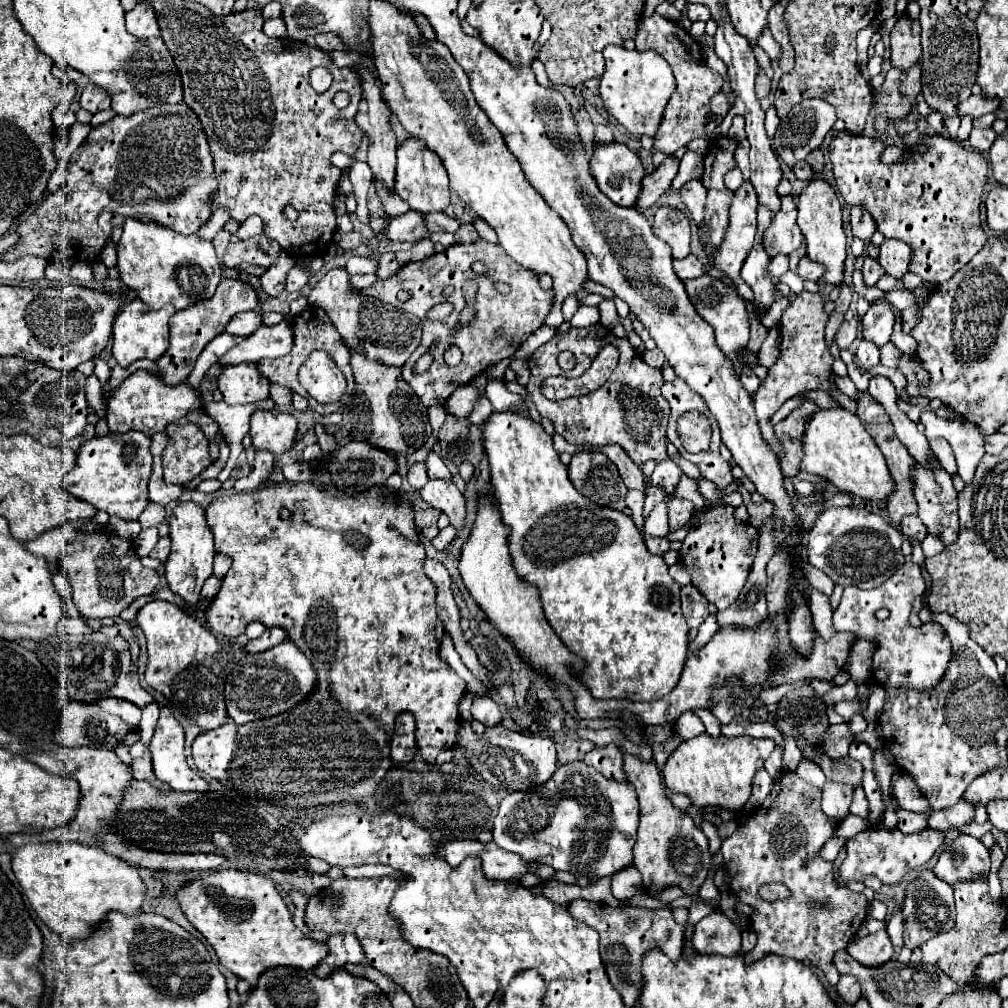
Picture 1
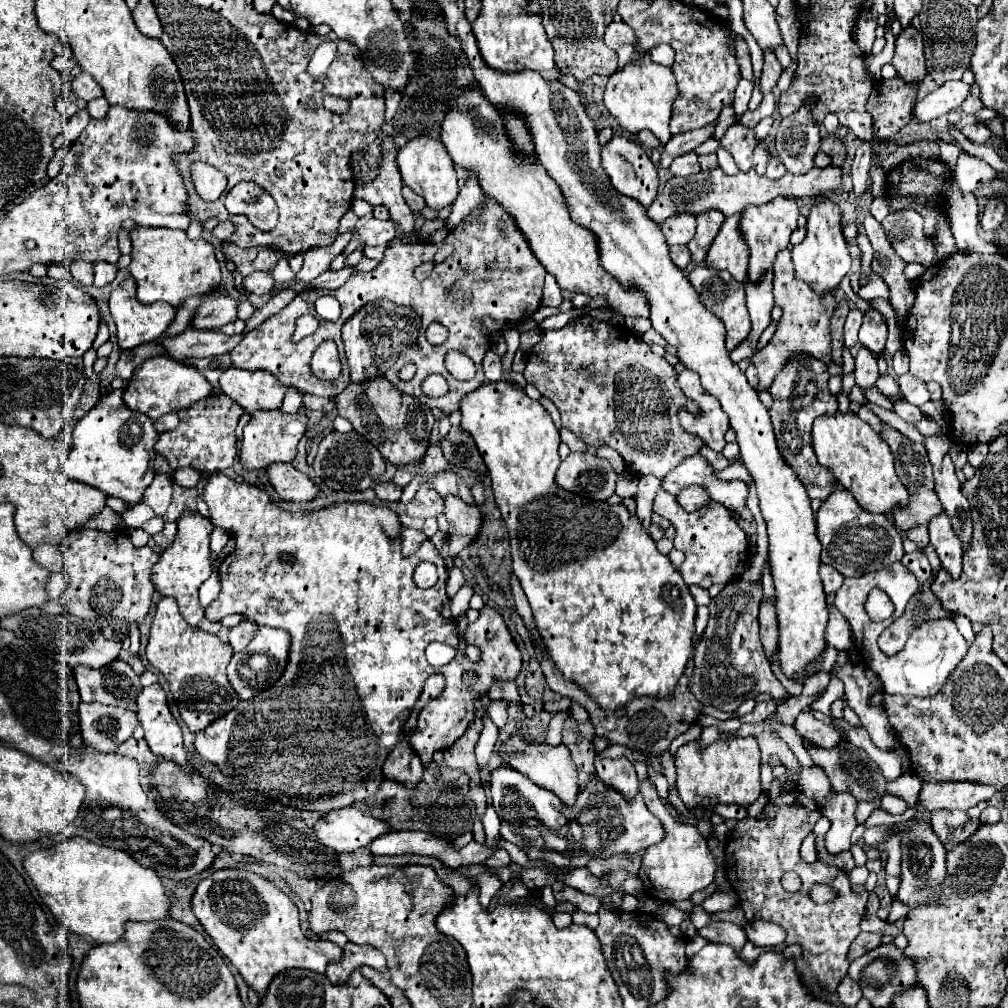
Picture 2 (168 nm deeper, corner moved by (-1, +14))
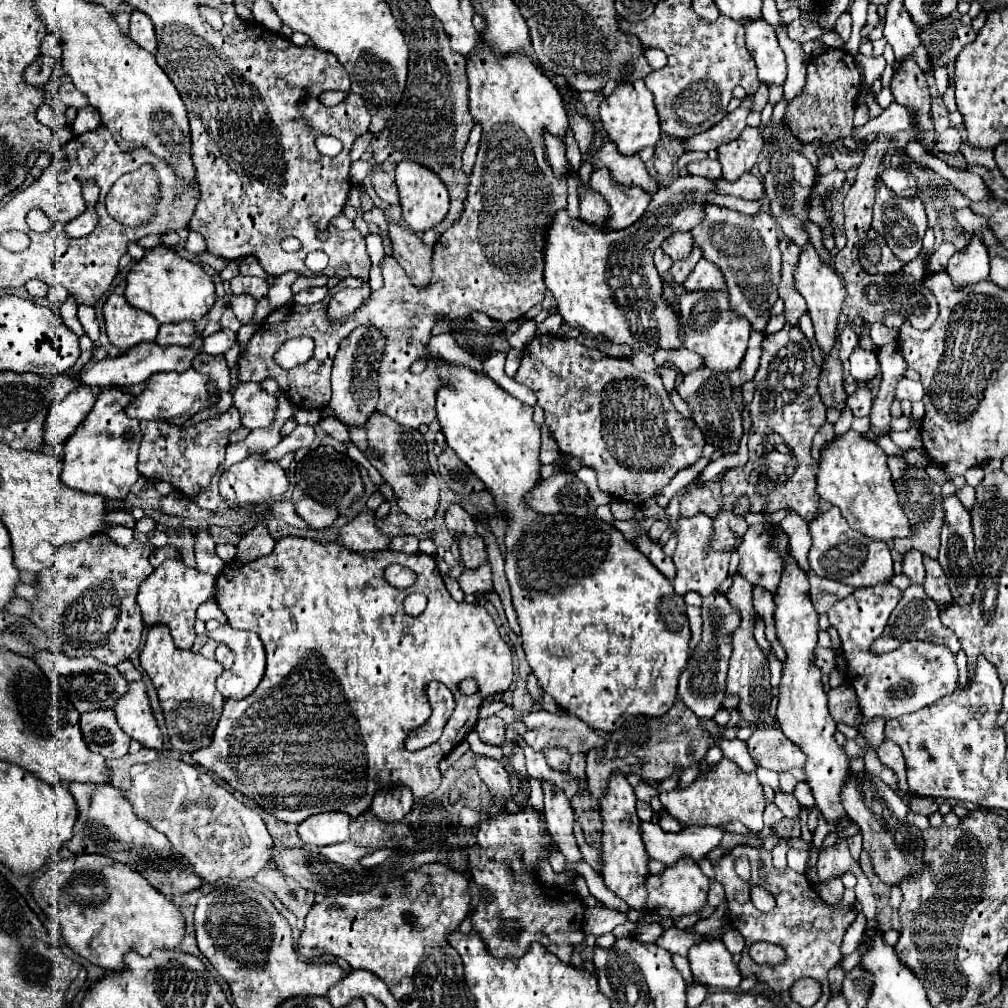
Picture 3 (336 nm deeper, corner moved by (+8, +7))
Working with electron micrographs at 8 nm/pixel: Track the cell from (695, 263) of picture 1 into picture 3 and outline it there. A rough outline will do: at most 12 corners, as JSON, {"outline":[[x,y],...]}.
{"outline":[[663,249],[655,251],[655,267],[667,277],[673,259]]}

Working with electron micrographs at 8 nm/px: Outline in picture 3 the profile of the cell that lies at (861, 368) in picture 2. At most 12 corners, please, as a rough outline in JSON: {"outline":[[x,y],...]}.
{"outline":[[865,381],[847,397],[855,417],[869,415],[873,397]]}

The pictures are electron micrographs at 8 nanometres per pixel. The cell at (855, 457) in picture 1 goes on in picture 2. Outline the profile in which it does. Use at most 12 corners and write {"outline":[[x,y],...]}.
{"outline":[[856,414],[818,416],[818,464],[872,514],[908,504],[888,444]]}

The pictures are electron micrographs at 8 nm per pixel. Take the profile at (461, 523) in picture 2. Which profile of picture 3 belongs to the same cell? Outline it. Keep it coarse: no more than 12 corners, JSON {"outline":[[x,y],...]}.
{"outline":[[455,535],[465,567],[477,567],[487,559],[481,537]]}

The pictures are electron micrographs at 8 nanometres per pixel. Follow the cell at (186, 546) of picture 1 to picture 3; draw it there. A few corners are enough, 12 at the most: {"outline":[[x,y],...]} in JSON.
{"outline":[[181,557],[141,583],[147,625],[169,625],[175,645],[191,649],[195,611],[215,595],[215,577]]}

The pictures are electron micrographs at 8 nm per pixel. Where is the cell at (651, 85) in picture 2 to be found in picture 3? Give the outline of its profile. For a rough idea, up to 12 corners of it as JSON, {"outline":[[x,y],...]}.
{"outline":[[643,79],[617,85],[599,119],[625,155],[661,135]]}

